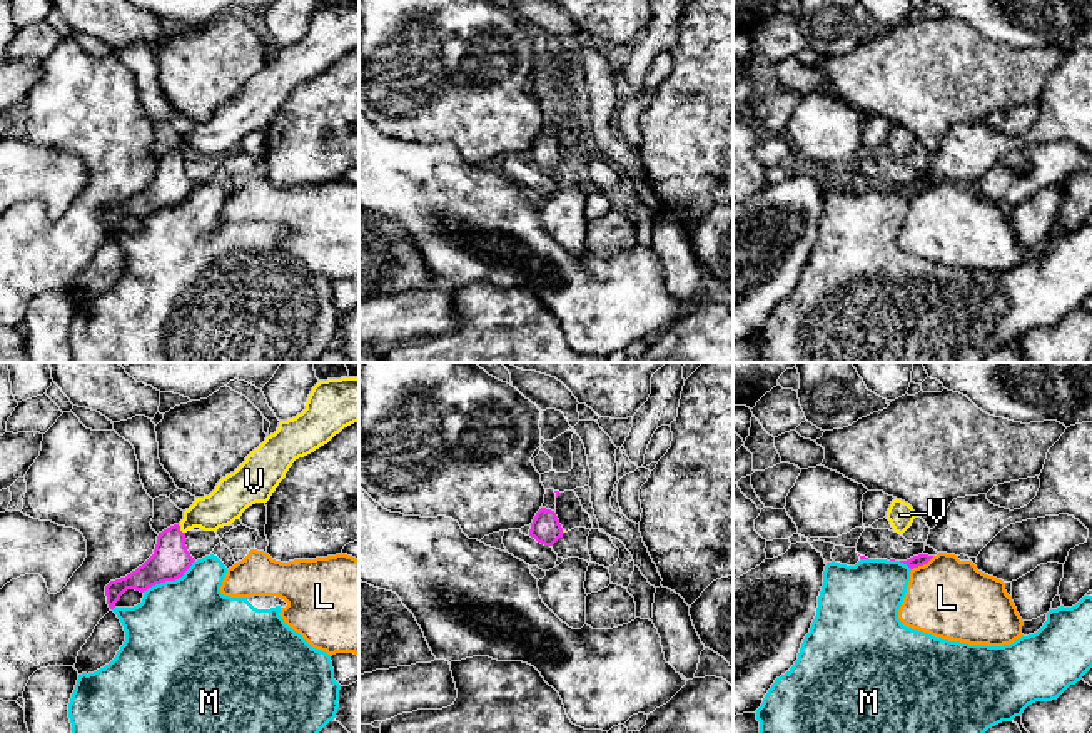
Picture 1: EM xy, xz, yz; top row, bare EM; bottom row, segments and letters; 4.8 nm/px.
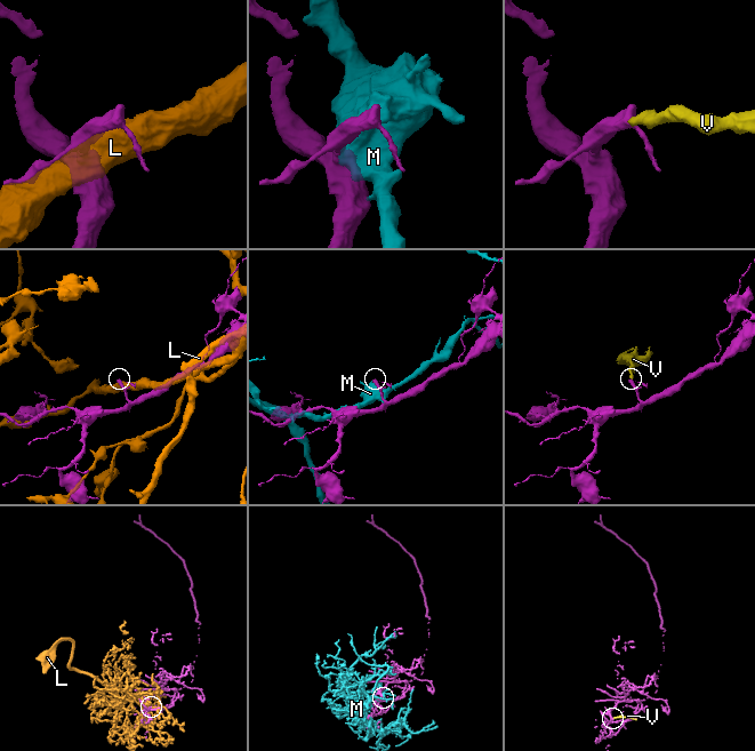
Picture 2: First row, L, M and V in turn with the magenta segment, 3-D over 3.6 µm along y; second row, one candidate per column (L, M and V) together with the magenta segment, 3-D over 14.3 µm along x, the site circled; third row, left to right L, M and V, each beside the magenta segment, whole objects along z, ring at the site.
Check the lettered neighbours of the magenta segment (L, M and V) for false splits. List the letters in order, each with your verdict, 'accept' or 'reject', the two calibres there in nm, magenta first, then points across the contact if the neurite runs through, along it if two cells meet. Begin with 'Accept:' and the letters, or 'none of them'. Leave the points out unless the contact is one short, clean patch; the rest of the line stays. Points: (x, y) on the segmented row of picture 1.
Accept: V
L: reject | 60/380 nm
M: reject | 180/480 nm
V: accept | 180/180 nm | across xy (171, 560), (171, 541), (179, 530), (194, 516), (224, 505)

